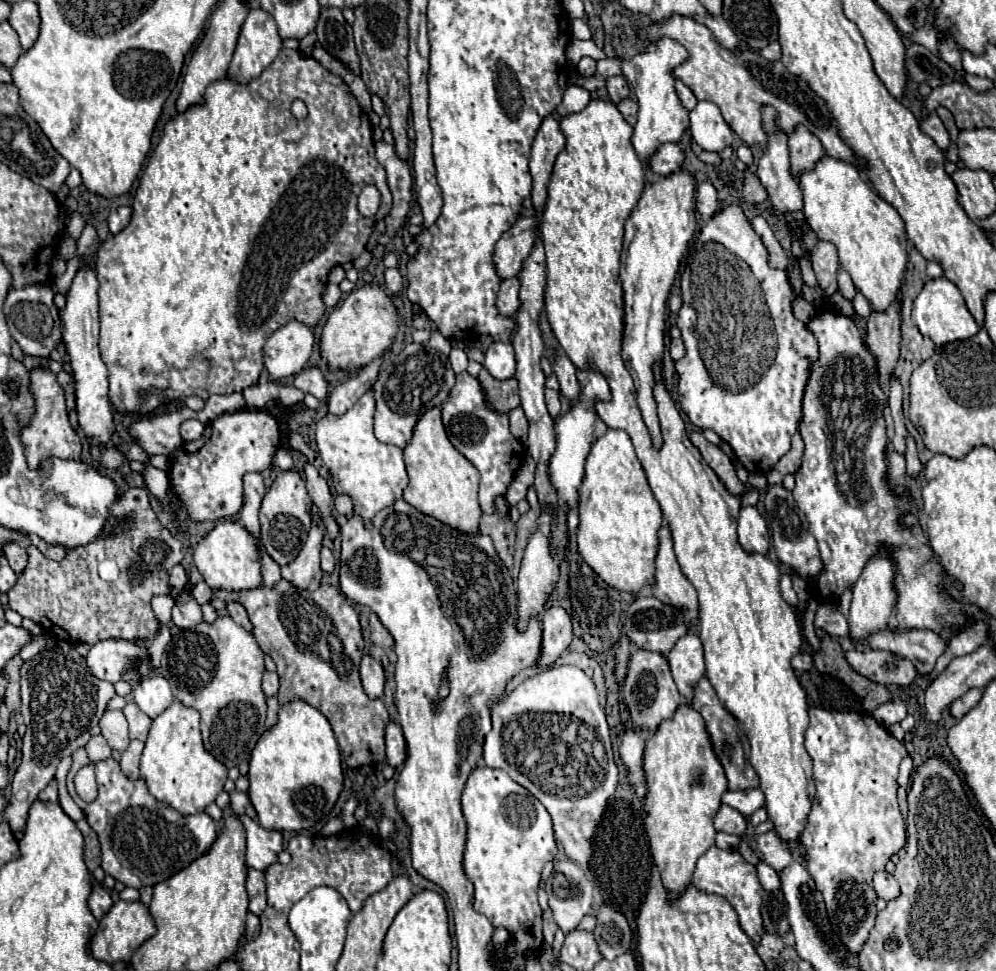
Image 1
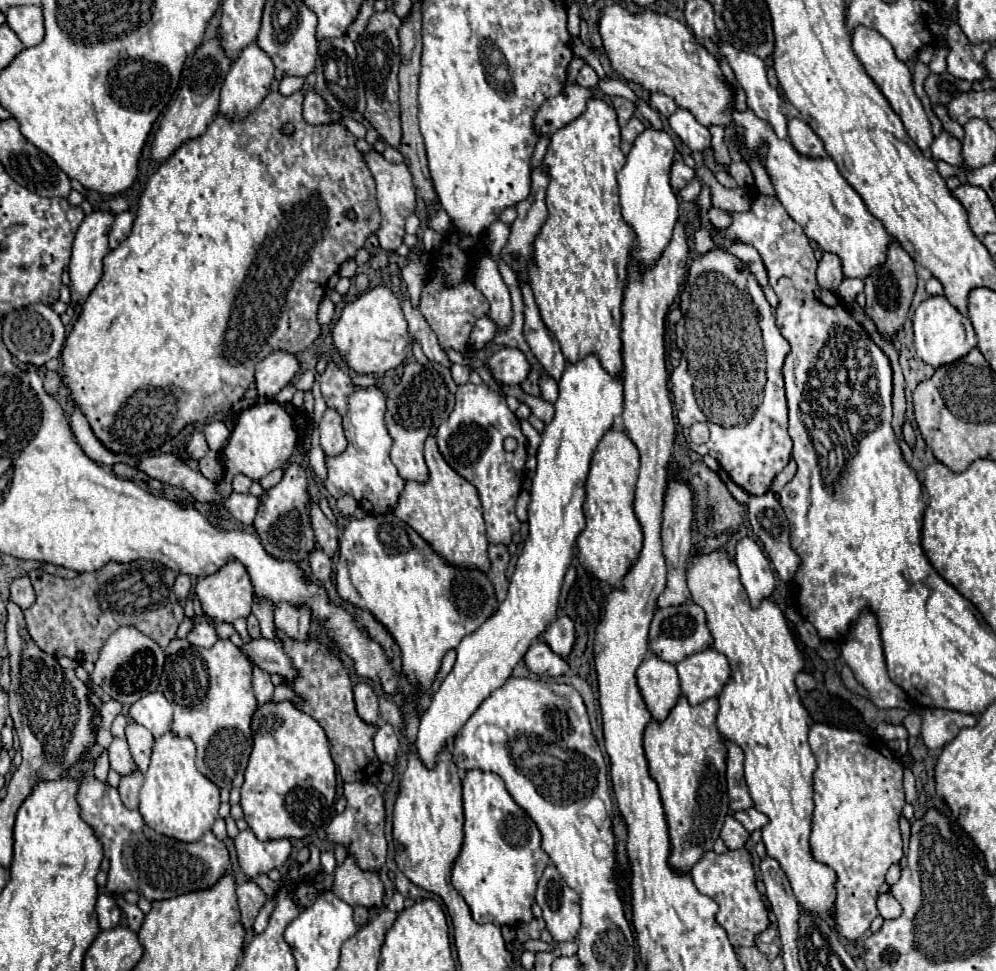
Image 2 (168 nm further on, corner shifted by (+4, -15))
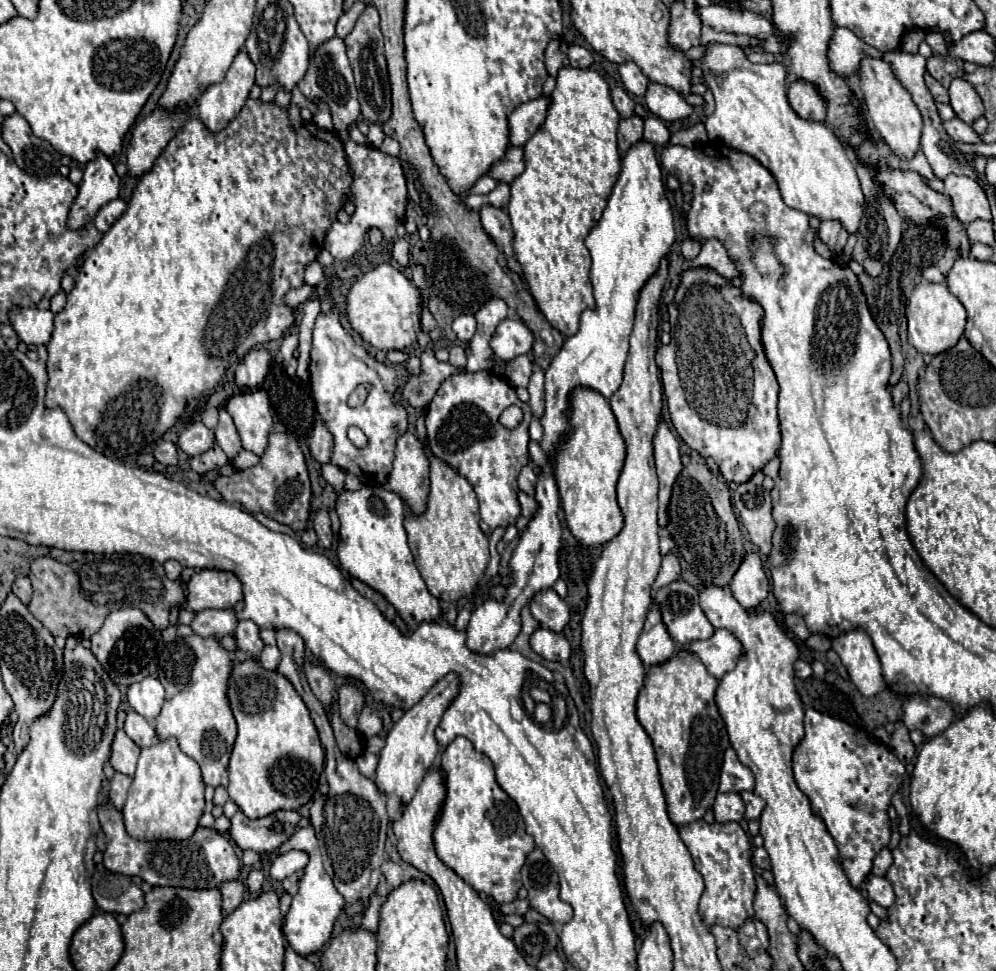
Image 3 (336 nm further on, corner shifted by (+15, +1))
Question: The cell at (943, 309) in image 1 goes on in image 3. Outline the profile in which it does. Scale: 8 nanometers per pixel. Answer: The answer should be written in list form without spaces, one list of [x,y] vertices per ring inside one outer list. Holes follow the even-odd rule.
[[[920,282],[908,300],[906,318],[908,318],[908,342],[920,354],[936,356],[936,354],[952,348],[960,340],[960,336],[964,334],[966,310],[960,304],[960,300],[948,290],[948,286]]]

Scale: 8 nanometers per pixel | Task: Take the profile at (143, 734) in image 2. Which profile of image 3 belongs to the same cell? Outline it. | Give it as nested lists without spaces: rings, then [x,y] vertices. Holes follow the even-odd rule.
[[[130,710],[130,712],[126,714],[124,732],[126,732],[128,738],[132,738],[140,748],[150,746],[150,744],[154,742],[154,738],[156,738],[156,732],[154,732],[152,724],[150,724],[146,718],[142,718],[138,712],[134,712],[134,710]]]

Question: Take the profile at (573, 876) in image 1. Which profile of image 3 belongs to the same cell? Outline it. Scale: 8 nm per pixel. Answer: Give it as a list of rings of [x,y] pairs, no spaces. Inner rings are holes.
[[[534,848],[528,854],[522,868],[522,884],[528,890],[530,906],[550,922],[564,924],[572,918],[572,906],[562,902],[558,896],[558,874],[540,848]]]

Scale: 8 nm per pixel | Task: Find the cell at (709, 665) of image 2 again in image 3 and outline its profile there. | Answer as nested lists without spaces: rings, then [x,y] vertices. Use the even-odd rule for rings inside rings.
[[[716,630],[712,638],[694,640],[678,650],[696,654],[714,678],[722,678],[726,672],[730,672],[736,666],[736,660],[742,656],[740,642],[728,630]]]

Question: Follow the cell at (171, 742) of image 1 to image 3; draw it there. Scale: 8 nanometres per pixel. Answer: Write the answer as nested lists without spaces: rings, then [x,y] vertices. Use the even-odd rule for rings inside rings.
[[[156,740],[156,744],[142,748],[134,784],[130,786],[128,800],[122,808],[128,834],[144,840],[186,840],[194,834],[202,812],[204,782],[200,776],[200,766],[180,750],[178,740]]]

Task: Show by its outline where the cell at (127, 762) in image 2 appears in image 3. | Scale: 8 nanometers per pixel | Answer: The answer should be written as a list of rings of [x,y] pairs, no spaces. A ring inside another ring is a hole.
[[[116,730],[116,736],[112,740],[112,752],[110,752],[110,764],[114,770],[132,776],[136,770],[140,748],[124,734],[124,730]]]

